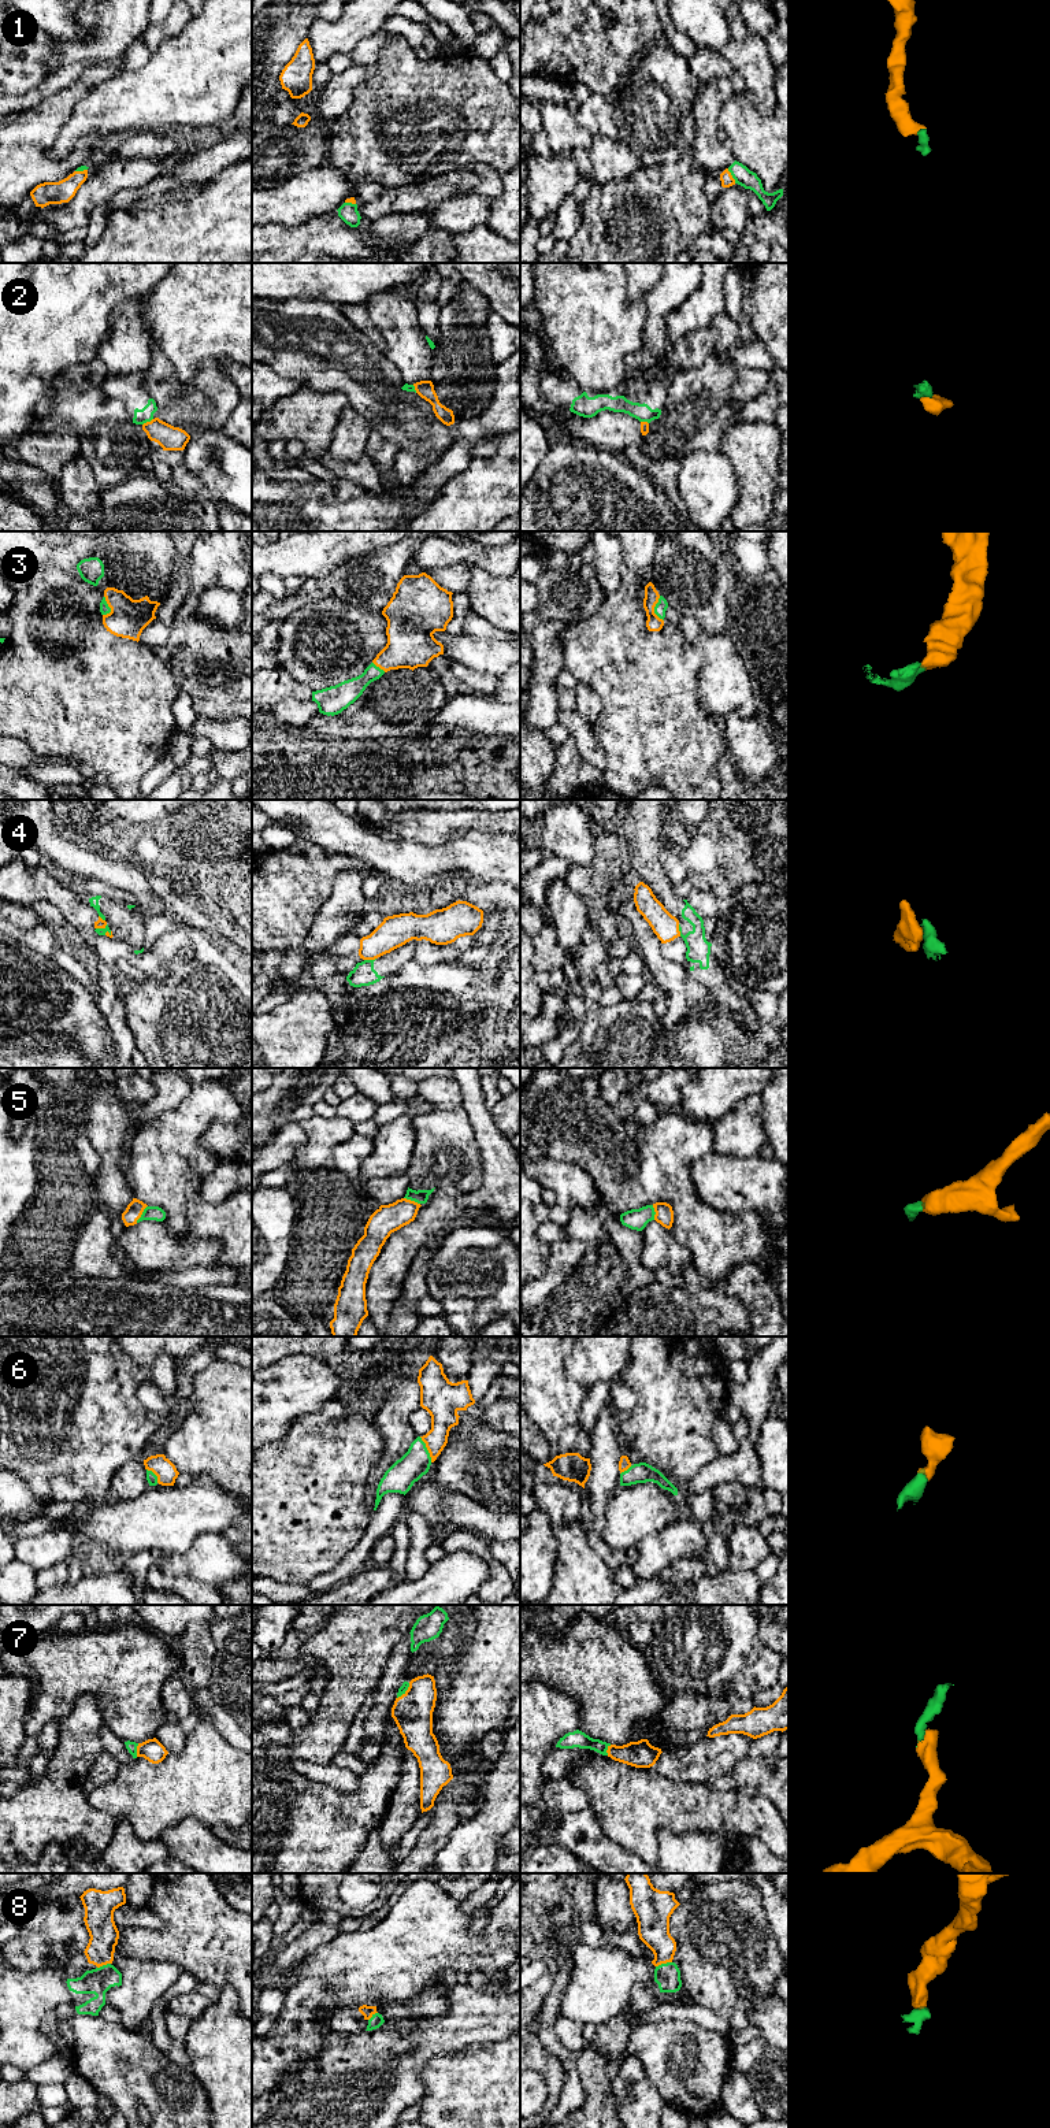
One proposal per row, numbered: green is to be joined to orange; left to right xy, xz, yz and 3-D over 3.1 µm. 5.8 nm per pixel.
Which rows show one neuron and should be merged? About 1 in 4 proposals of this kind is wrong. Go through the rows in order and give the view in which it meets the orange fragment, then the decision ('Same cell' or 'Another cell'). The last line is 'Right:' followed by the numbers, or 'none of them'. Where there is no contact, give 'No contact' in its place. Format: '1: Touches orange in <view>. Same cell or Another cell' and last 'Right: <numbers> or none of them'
1: Touches orange in yz. Same cell
2: Touches orange in xy. Another cell
3: Touches orange in yz. Same cell
4: Touches orange in xz. Another cell
5: Touches orange in xy. Same cell
6: Touches orange in xz. Same cell
7: Touches orange in xy. Same cell
8: Touches orange in yz. Same cell
Right: 1, 3, 5, 6, 7, 8

